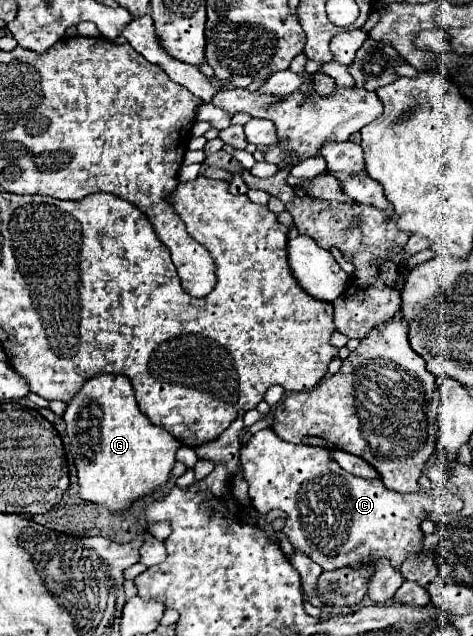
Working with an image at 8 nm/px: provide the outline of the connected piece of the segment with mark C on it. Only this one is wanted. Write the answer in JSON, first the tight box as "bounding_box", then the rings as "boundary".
{"bounding_box":[241,429,433,571],"boundary":[[[261,429],[251,437],[251,441],[241,449],[241,467],[243,477],[249,483],[249,499],[253,507],[261,515],[267,515],[271,509],[285,511],[287,521],[281,533],[287,535],[295,551],[311,557],[323,567],[323,571],[357,567],[363,565],[363,561],[373,563],[379,559],[387,559],[395,569],[399,569],[409,555],[419,555],[421,551],[423,531],[419,525],[433,511],[433,497],[427,493],[387,491],[379,479],[361,479],[341,469],[331,461],[329,449],[287,443],[279,439],[273,429]]]}

